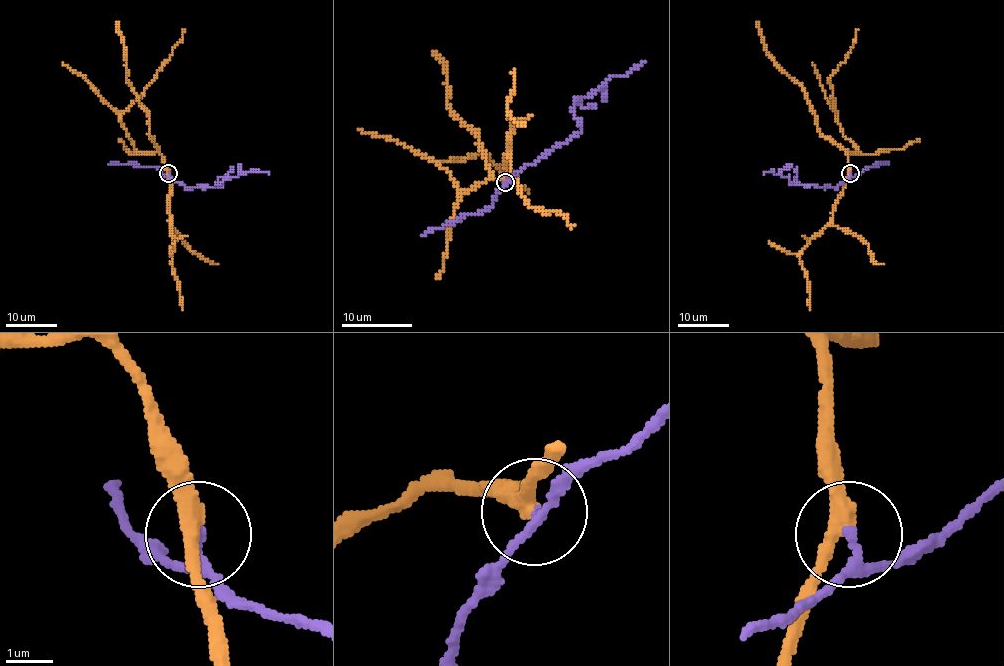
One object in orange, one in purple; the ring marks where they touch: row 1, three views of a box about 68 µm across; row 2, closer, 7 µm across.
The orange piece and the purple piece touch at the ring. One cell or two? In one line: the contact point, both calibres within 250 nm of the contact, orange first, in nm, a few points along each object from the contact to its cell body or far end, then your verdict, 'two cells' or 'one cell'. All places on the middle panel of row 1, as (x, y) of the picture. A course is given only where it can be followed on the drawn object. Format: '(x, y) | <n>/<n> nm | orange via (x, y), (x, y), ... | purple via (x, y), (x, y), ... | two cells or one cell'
(505, 182) | 340/150 nm | orange via (506, 181), (490, 178), (460, 192), (439, 164), (444, 160), (462, 160), (485, 151), (508, 178), (527, 192) | purple via (506, 181), (579, 132), (580, 121), (573, 105), (577, 100), (593, 94), (612, 77), (625, 77), (646, 61) | two cells

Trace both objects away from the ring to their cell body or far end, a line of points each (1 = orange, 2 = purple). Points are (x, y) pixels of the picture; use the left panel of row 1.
1: (169, 174), (167, 165), (157, 152), (139, 153), (136, 150), (120, 120), (120, 114), (153, 79), (184, 30)
2: (169, 174), (173, 180), (187, 188), (221, 186), (217, 185), (245, 172), (269, 172)

